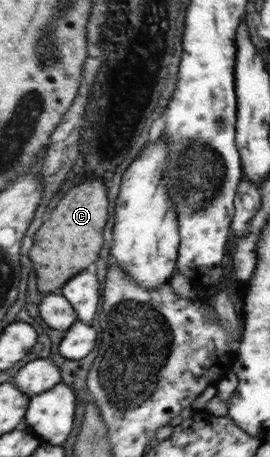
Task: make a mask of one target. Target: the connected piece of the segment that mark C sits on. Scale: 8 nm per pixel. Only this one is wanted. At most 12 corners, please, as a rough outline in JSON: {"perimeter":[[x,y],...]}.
{"perimeter":[[101,181],[73,187],[35,233],[39,291],[105,251]]}

